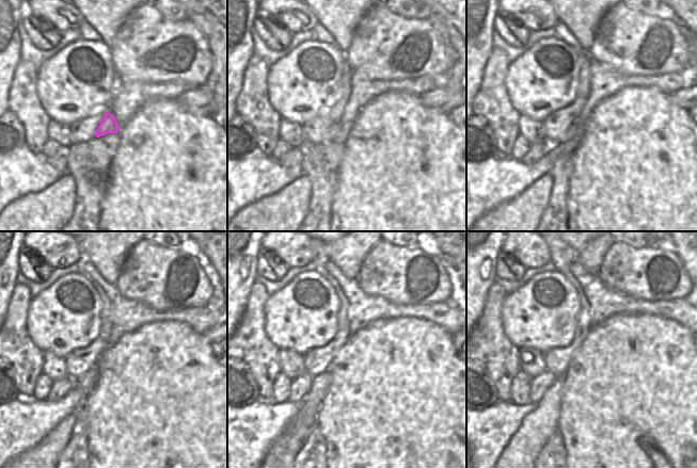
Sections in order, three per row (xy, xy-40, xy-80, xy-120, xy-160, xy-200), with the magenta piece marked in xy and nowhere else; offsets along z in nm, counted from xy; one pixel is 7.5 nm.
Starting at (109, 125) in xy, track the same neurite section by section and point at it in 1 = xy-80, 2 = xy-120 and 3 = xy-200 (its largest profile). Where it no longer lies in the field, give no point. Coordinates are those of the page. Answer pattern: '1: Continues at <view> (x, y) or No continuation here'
1: Continues at xy-80 (575, 132)
2: Continues at xy-120 (85, 382)
3: Continues at xy-200 (536, 428)

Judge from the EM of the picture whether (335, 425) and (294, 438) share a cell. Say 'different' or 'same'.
different

